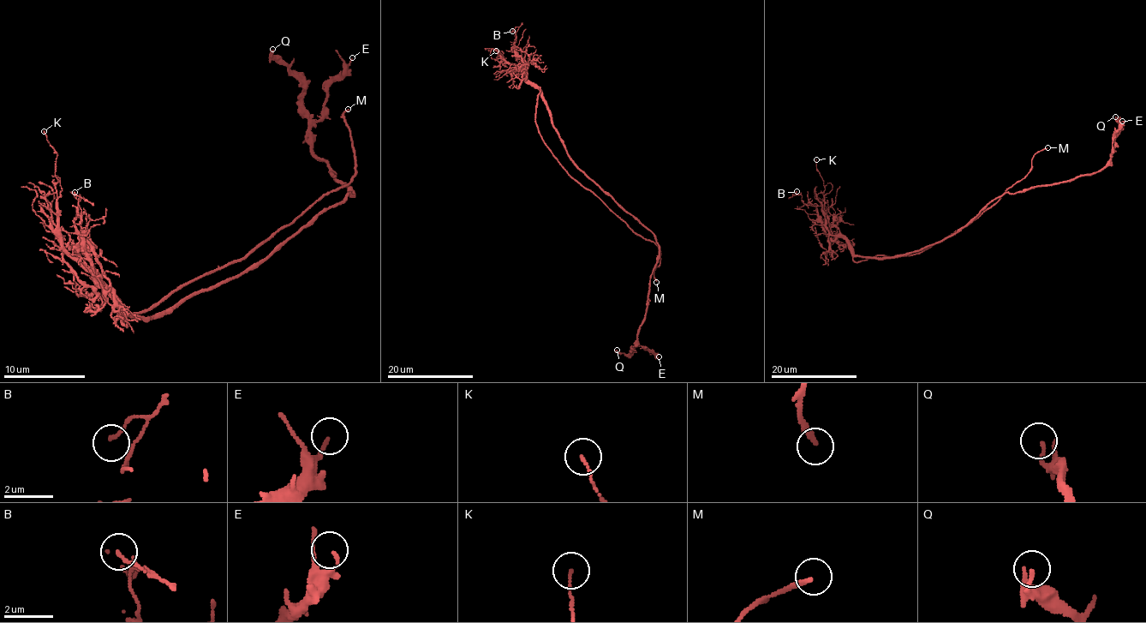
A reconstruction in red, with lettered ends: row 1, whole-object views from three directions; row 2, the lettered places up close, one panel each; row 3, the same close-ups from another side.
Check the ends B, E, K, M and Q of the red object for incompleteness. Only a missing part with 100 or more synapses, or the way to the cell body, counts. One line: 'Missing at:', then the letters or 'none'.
Missing at: M

